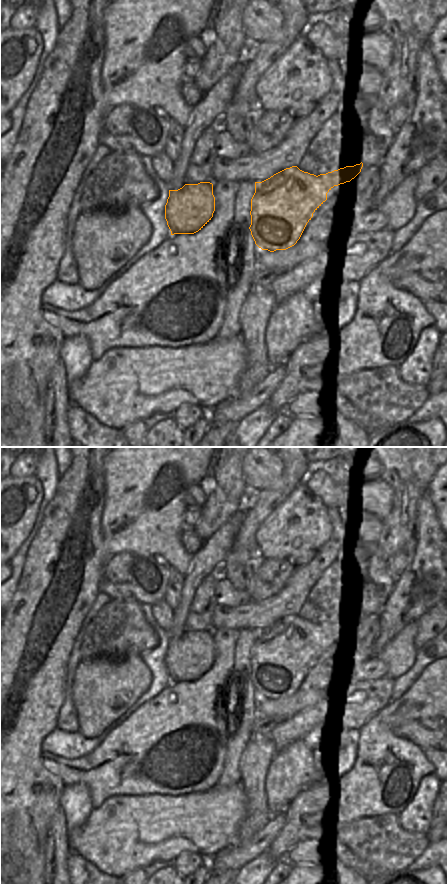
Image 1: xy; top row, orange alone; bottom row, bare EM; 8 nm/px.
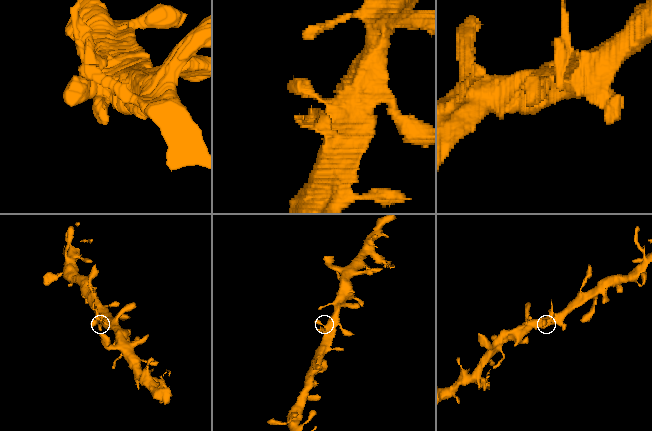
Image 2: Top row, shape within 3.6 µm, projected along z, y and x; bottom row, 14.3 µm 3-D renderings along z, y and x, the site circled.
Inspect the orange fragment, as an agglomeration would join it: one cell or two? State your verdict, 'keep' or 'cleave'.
keep

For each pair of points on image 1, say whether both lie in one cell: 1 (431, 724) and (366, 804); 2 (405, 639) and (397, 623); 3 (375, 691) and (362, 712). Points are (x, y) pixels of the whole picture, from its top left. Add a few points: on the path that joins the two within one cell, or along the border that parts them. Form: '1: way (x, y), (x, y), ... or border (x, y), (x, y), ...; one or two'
1: border (437, 717), (424, 717), (418, 721); two
2: border (416, 621), (405, 625), (385, 646); two
3: way (370, 696), (362, 704), (362, 707); one

